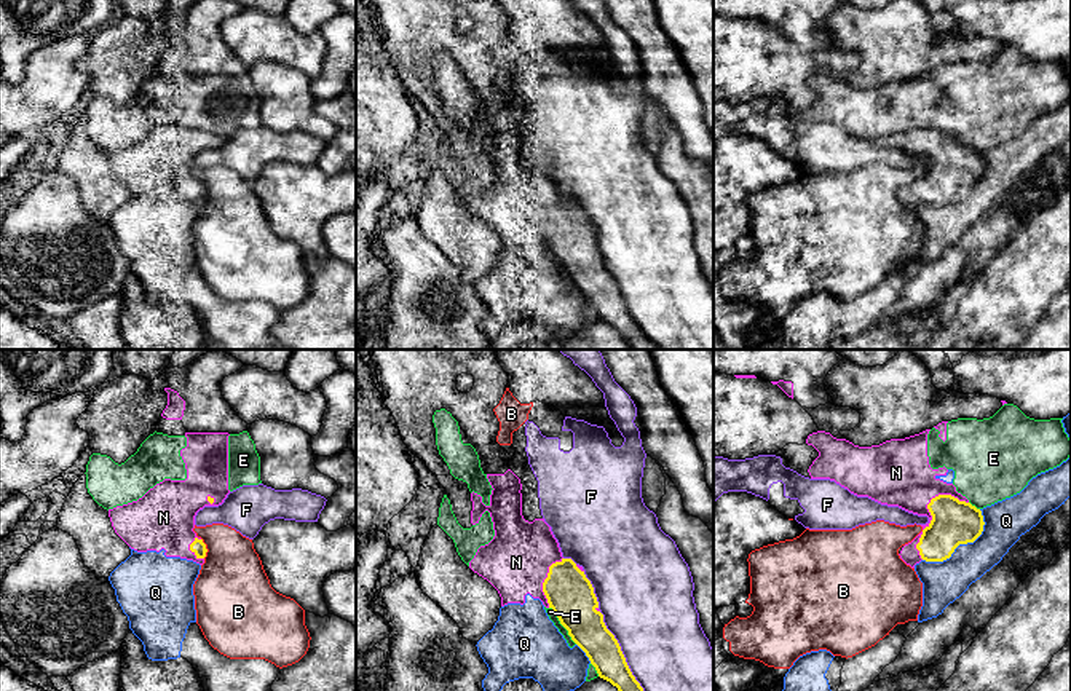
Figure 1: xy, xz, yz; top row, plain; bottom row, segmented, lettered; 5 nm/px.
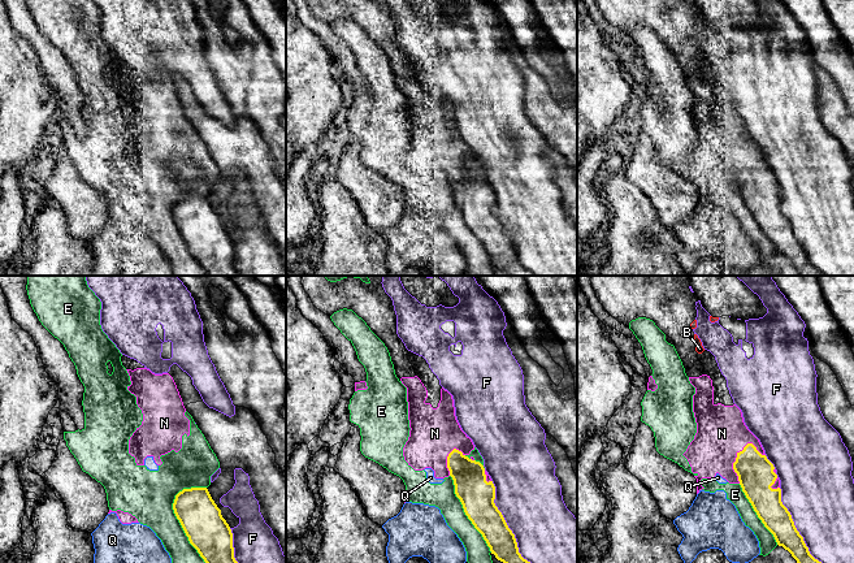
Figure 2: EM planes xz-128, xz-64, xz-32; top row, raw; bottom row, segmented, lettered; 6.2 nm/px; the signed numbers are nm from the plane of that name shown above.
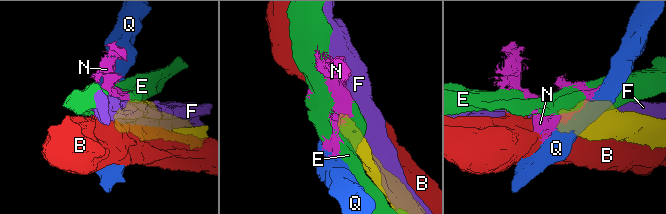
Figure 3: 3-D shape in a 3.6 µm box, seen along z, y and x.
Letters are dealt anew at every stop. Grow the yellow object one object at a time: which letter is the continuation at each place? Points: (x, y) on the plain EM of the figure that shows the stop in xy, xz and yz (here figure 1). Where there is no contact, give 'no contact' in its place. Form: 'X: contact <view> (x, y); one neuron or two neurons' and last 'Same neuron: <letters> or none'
B: contact xy (205, 190); two neurons
E: contact xz (562, 267); two neurons
F: contact xz (624, 302); two neurons
N: contact yz (929, 153); one neuron
Q: contact yz (961, 185); two neurons
Same neuron: N

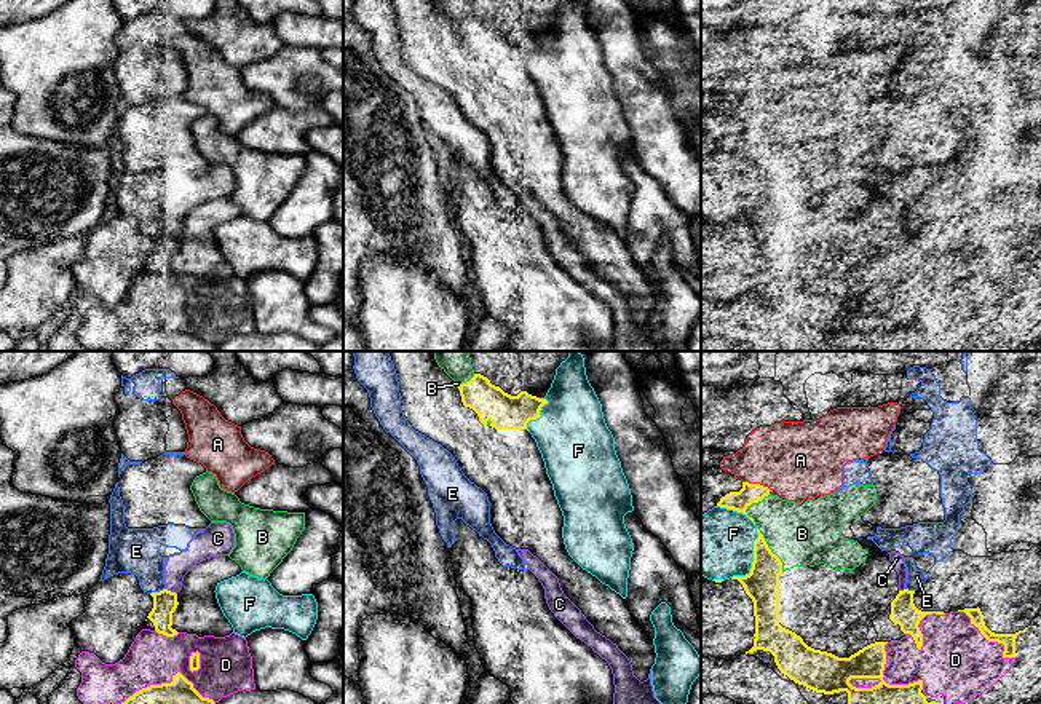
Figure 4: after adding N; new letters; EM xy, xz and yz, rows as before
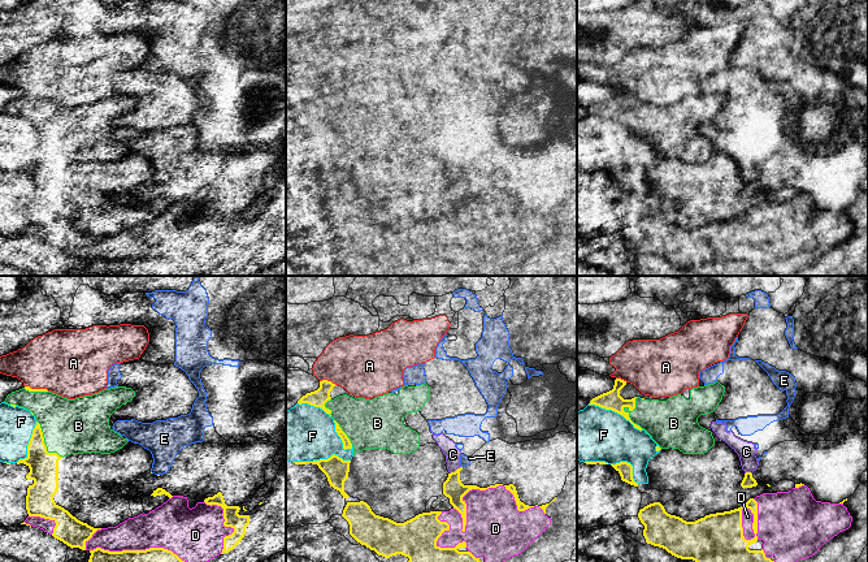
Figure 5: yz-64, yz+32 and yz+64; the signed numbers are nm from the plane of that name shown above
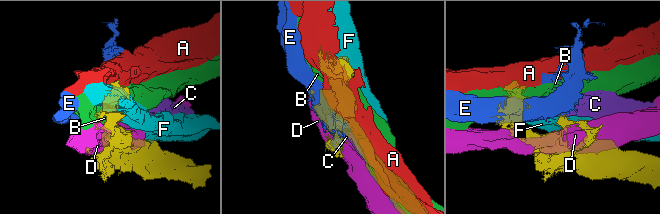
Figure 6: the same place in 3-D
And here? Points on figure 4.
A: contact yz (757, 126); two neurons
B: contact yz (770, 192); two neurons
C: contact xy (170, 233); two neurons
D: contact yz (888, 326); two neurons
E: contact xy (157, 235); two neurons
F: contact yz (754, 201); two neurons
Same neuron: none

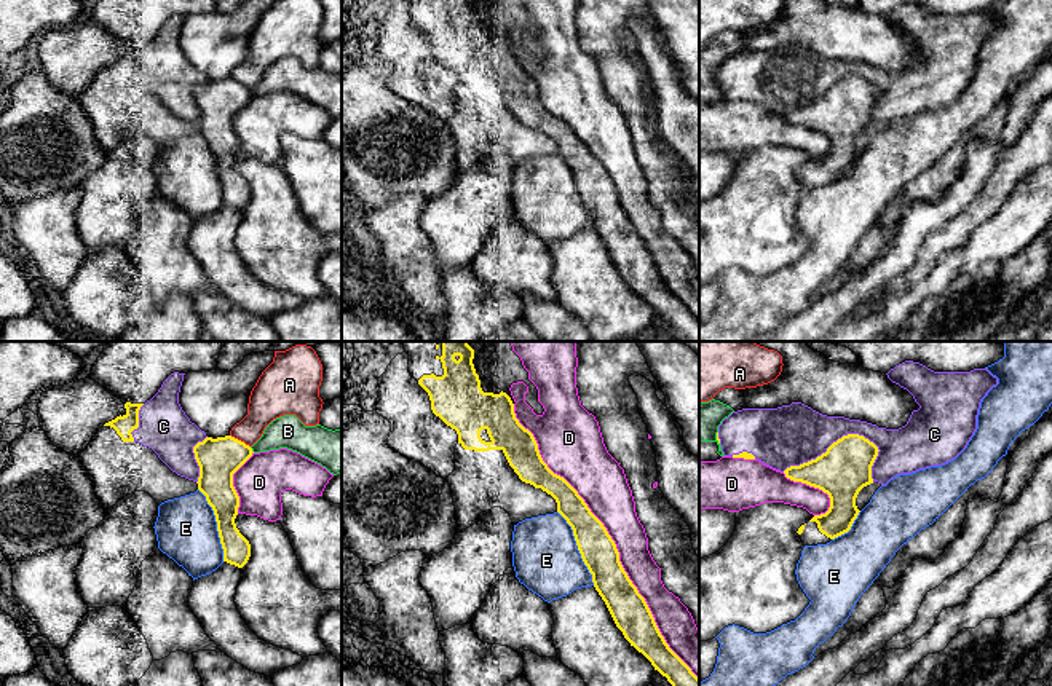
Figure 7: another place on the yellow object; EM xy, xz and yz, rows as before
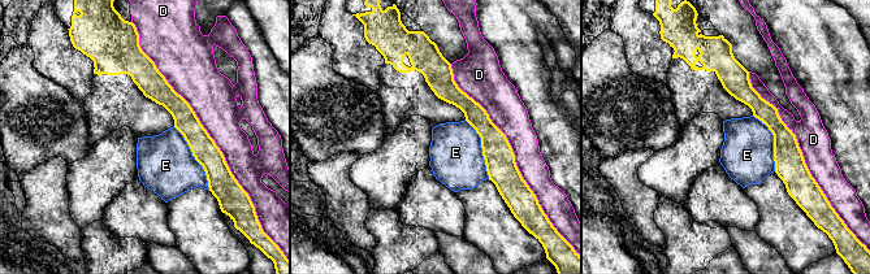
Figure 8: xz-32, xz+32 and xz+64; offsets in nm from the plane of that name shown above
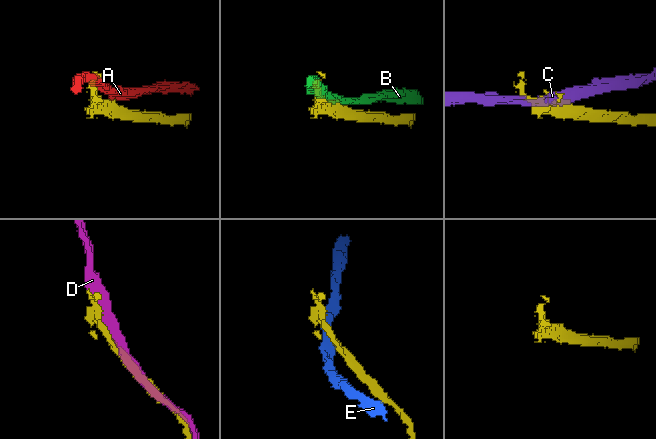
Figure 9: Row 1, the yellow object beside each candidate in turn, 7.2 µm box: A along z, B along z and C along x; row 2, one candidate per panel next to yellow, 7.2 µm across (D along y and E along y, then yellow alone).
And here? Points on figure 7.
A: contact xy (240, 83); two neurons
B: contact xy (251, 93); two neurons
C: contact yz (830, 88); two neurons
D: contact xz (612, 182); two neurons
E: contact xz (578, 190); two neurons
Same neuron: none

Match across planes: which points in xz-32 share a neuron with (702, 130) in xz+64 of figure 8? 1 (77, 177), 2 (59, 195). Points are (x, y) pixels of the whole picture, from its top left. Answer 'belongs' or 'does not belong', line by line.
1: belongs
2: does not belong

